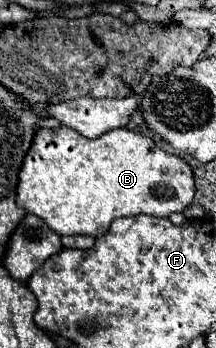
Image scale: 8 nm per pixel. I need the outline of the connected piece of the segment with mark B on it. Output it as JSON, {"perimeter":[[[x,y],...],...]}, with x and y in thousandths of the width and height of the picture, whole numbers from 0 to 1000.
{"perimeter":[[[329,365],[190,371],[153,399],[79,532],[79,589],[125,612],[190,624],[273,675],[421,675],[458,681],[505,664],[514,641],[560,624],[708,618],[782,624],[792,612],[847,612],[894,578],[903,514],[884,480],[819,445],[792,445],[718,417],[708,399],[616,382],[597,371],[523,371],[449,399],[403,399]]]}

